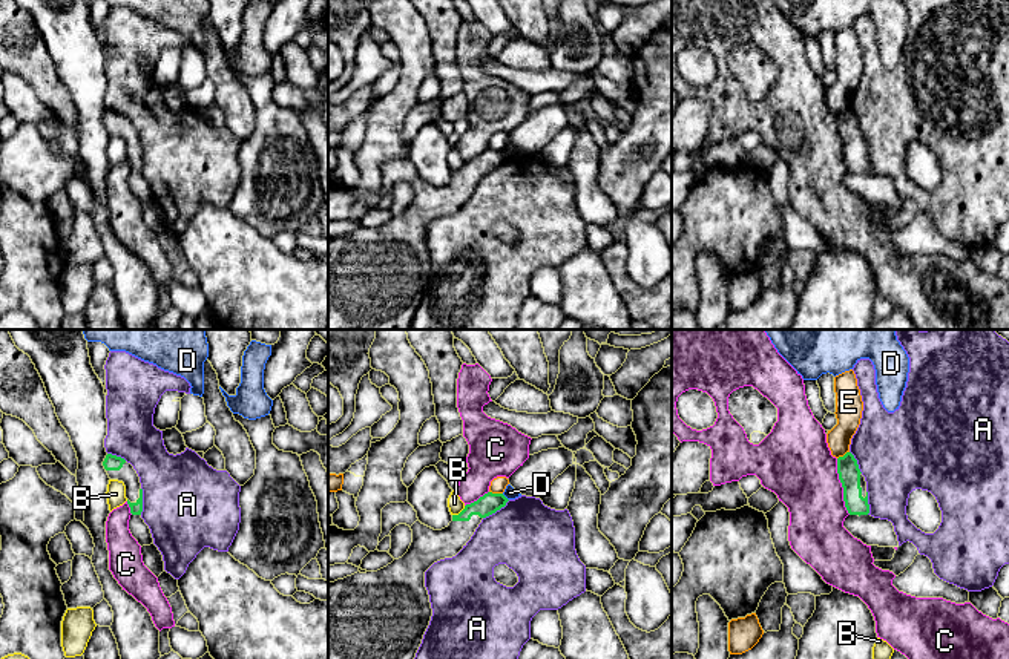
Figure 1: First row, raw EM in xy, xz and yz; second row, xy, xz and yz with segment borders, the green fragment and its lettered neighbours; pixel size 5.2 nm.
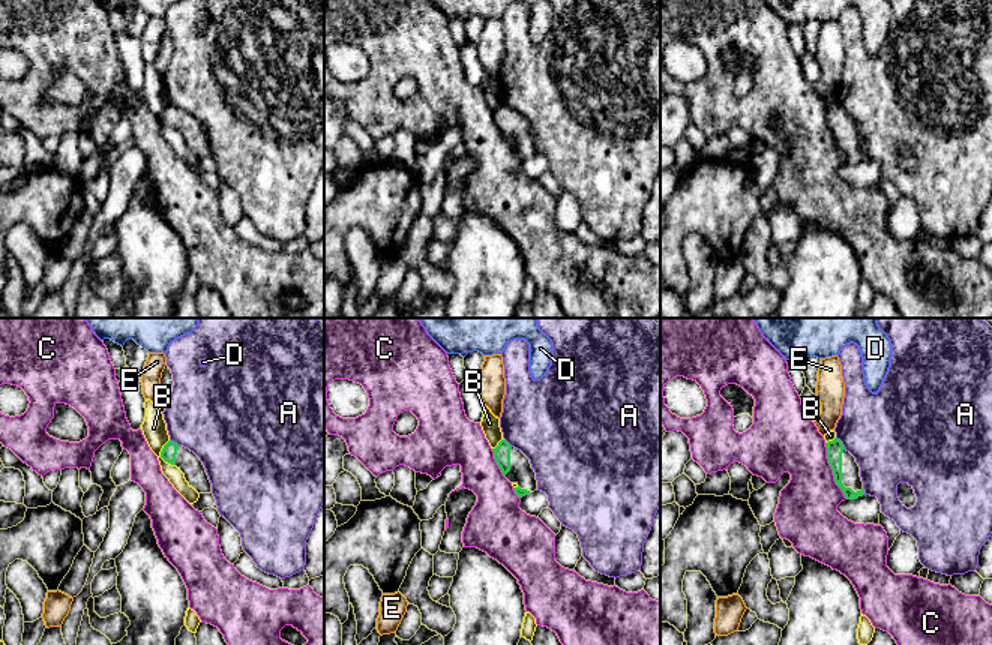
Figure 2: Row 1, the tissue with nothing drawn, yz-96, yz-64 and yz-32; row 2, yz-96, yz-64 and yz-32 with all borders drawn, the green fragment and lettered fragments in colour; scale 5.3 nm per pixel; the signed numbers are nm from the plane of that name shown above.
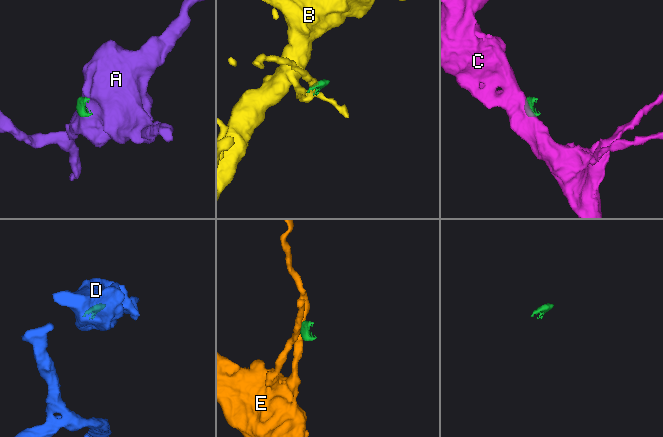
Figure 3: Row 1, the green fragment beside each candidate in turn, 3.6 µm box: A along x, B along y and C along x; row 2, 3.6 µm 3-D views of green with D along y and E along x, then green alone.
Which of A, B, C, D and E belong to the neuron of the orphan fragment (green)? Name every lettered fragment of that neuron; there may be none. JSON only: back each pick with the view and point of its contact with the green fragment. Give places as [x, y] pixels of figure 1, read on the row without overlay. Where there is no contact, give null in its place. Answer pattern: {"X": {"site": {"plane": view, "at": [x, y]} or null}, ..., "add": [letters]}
{"add": []}

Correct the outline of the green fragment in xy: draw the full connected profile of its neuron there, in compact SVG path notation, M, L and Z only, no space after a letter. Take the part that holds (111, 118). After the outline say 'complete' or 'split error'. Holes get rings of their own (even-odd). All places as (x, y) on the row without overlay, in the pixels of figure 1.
M107 110L103 123L110 136L123 138L126 143L126 155L132 172L141 172L143 169L143 146L140 133L133 123L124 115Z; split error

